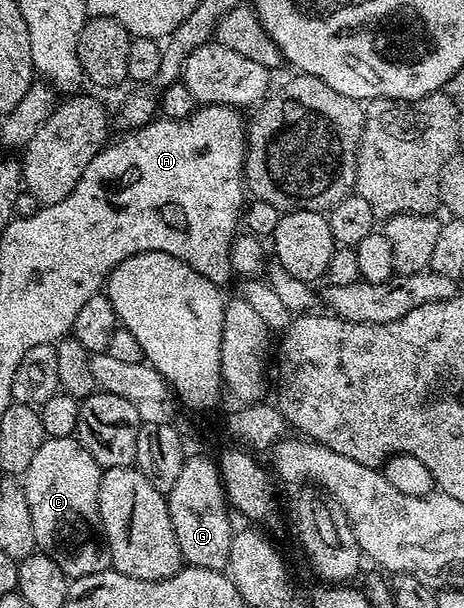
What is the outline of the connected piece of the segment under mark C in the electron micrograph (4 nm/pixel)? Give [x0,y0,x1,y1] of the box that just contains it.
[24,438,108,580]

